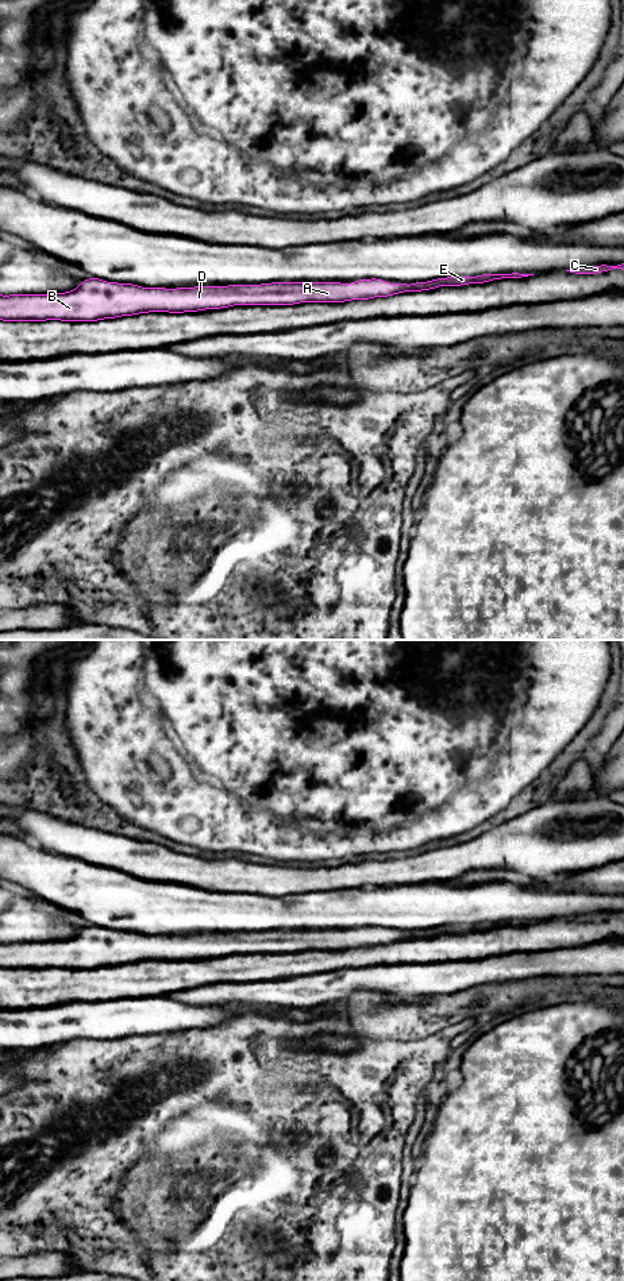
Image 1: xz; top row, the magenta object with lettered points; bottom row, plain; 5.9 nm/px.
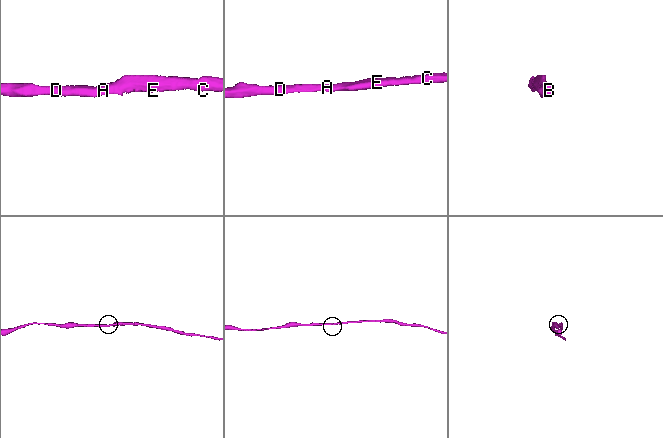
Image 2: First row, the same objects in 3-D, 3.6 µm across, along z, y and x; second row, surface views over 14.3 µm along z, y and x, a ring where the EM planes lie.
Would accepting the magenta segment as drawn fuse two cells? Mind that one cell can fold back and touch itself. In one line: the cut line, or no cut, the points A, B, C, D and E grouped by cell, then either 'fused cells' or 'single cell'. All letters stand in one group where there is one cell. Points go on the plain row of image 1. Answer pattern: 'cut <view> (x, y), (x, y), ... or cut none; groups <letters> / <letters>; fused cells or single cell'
cut none; groups A B C D E; single cell

